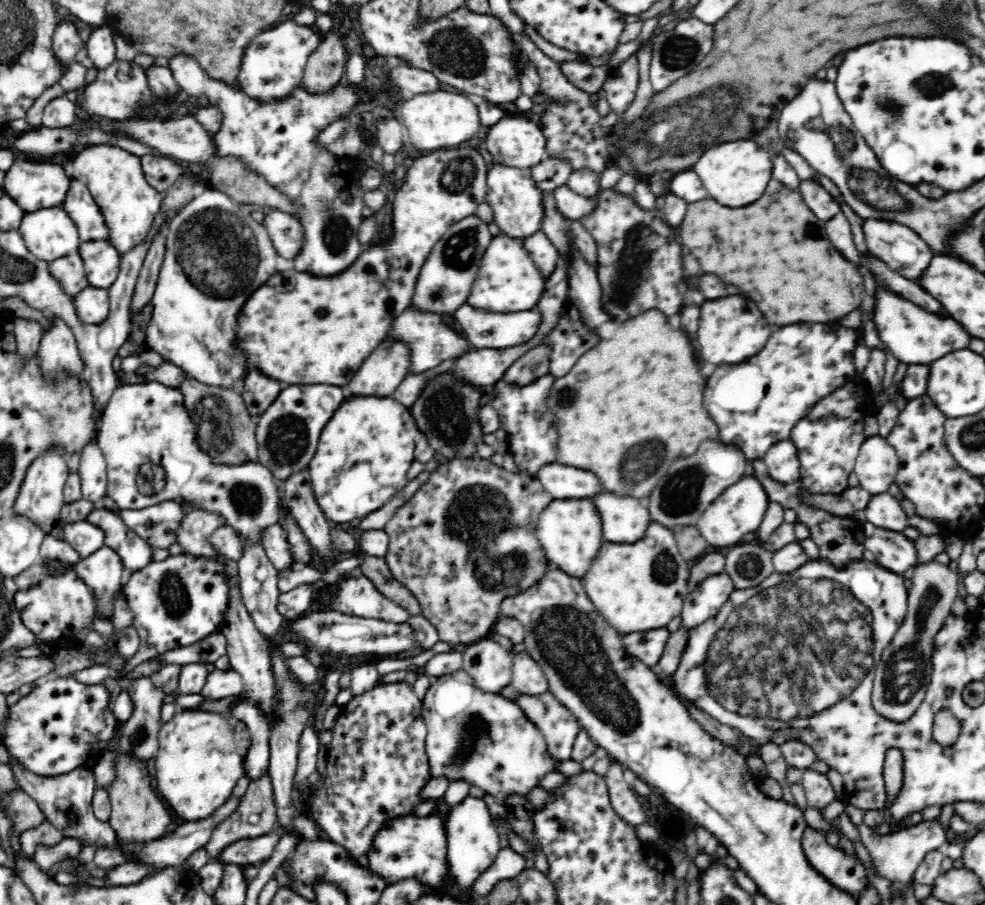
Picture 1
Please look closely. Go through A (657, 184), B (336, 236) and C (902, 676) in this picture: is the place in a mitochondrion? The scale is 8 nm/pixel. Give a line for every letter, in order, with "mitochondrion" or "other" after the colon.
A: other
B: mitochondrion
C: mitochondrion

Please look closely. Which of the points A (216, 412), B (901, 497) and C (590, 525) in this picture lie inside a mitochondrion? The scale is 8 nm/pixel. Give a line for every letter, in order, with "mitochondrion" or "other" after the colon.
A: mitochondrion
B: other
C: other

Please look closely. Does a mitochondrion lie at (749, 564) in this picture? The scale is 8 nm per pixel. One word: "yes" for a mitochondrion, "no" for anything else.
yes

